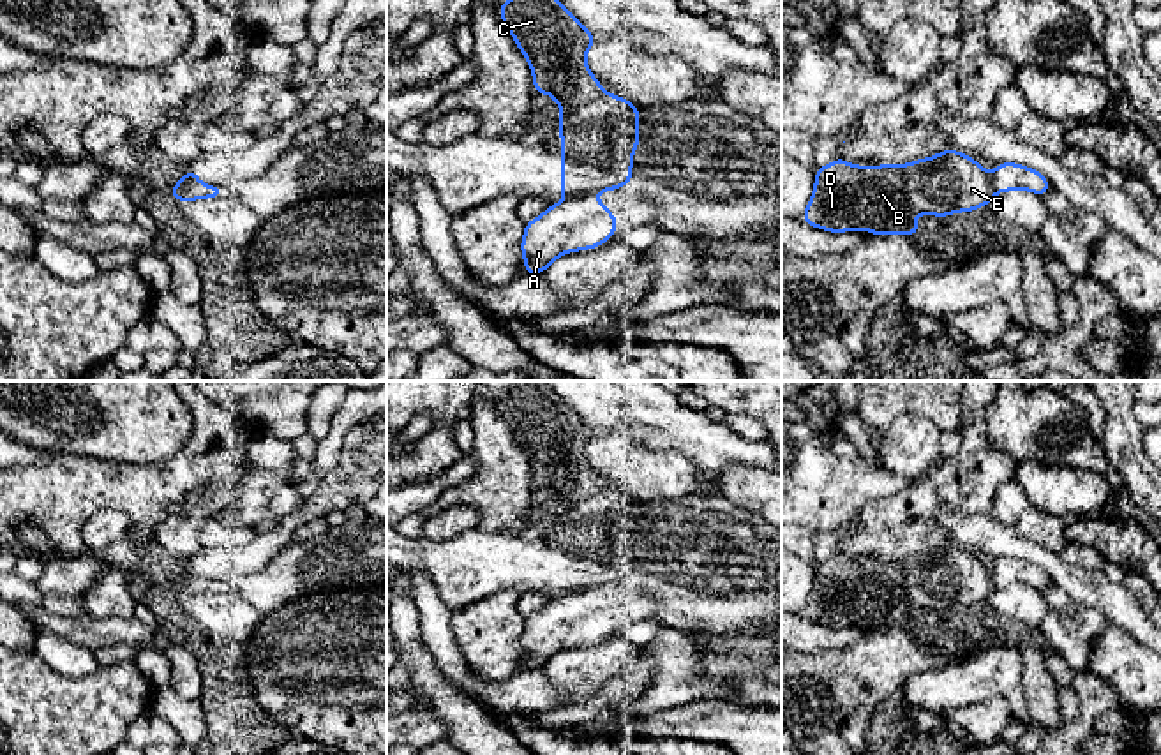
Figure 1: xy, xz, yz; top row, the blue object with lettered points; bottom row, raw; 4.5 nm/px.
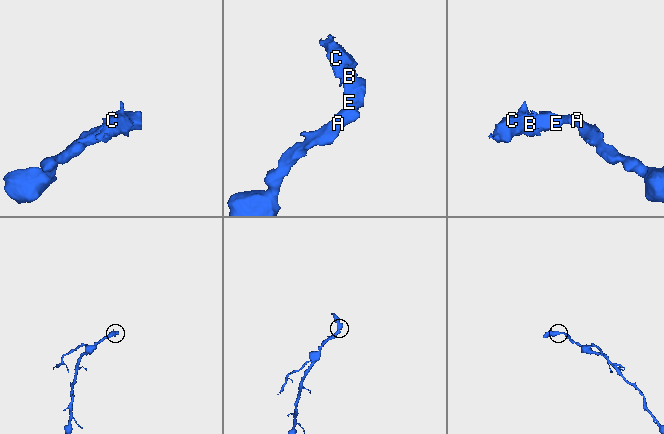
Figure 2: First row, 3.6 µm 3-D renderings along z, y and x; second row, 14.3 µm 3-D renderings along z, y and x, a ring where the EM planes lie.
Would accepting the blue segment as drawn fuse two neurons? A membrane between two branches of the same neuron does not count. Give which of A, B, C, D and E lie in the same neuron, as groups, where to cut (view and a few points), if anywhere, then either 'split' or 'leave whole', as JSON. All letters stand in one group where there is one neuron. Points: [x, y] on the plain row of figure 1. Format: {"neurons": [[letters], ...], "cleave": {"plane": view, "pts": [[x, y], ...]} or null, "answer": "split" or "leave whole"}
{"neurons": [["A"], ["B", "C", "D", "E"]], "cleave": {"plane": "xy", "pts": [[196, 575], [177, 577]]}, "answer": "split"}

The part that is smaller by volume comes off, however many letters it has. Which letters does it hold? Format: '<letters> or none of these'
B, C, D, E

